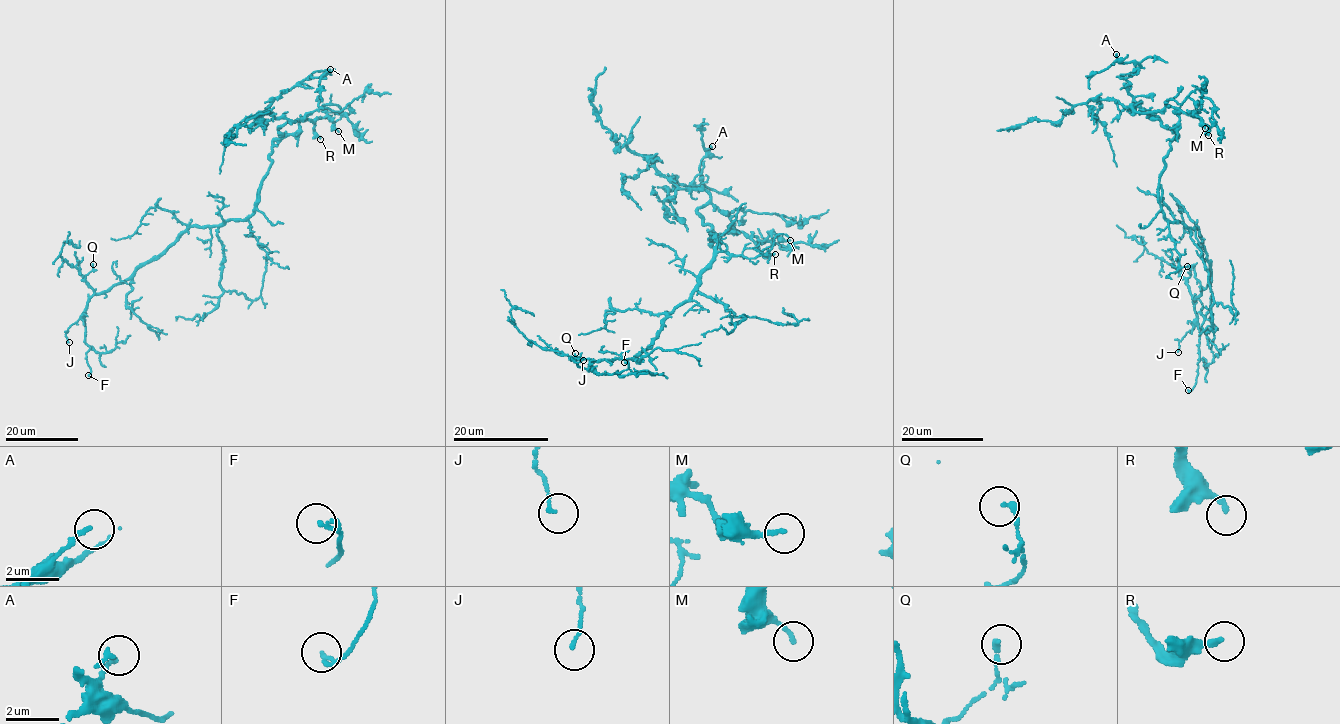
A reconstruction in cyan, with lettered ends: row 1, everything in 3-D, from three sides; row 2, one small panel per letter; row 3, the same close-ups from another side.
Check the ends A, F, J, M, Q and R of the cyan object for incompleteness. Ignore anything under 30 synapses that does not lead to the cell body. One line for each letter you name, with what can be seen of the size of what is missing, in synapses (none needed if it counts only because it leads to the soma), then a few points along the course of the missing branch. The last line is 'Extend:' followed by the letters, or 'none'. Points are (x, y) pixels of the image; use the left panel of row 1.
R: 35 synapses; course (320, 139), (325, 152), (355, 155), (354, 161)
Extend: R

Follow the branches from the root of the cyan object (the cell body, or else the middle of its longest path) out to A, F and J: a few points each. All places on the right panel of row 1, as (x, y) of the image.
A: (1164, 215), (1159, 179), (1175, 134), (1126, 107), (1133, 99), (1125, 78), (1140, 66), (1120, 62), (1116, 54)
F: (1164, 215), (1198, 227), (1211, 273), (1192, 301), (1200, 361), (1195, 386), (1188, 390)
J: (1164, 215), (1188, 227), (1198, 227), (1211, 273), (1205, 288), (1193, 299), (1195, 322), (1179, 342), (1178, 352)

